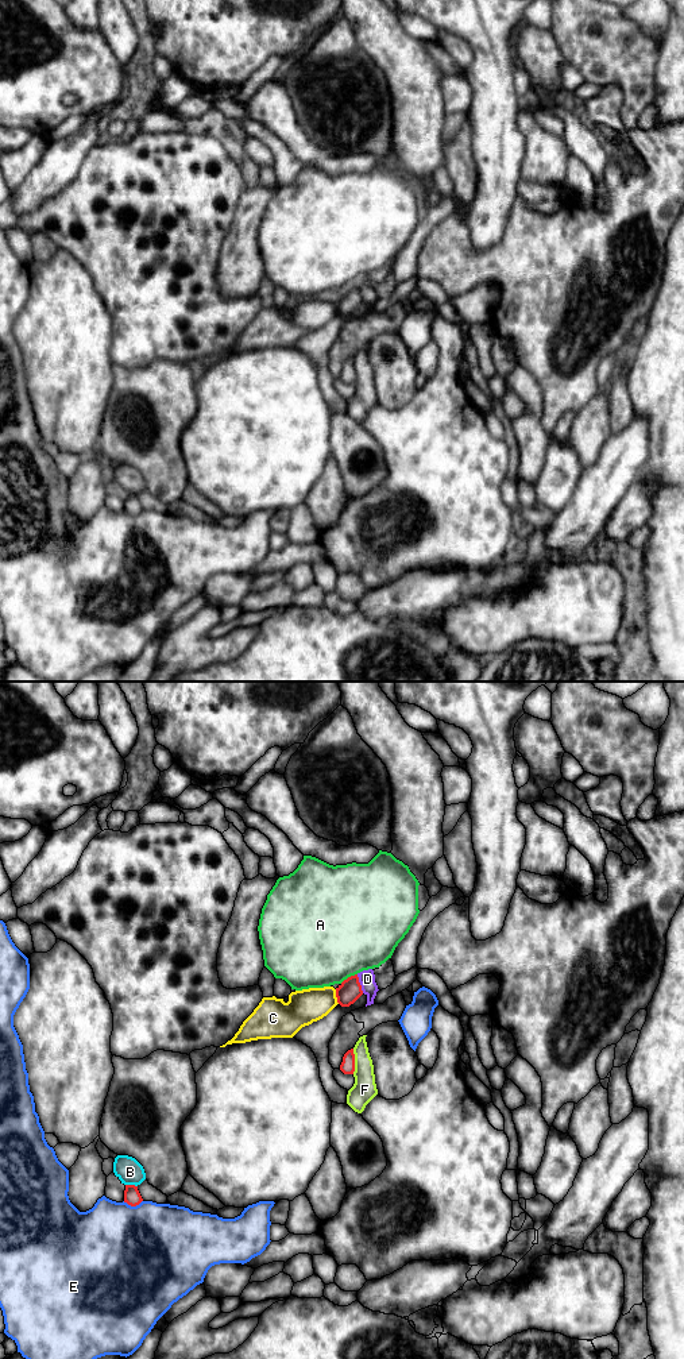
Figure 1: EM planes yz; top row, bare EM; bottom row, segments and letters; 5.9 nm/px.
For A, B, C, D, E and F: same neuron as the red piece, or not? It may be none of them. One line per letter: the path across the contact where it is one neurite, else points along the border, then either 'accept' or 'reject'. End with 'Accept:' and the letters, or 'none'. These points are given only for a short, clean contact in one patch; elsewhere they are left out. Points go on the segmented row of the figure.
A: reject
B: reject
C: reject
D: border yz (356, 975), (363, 992); reject
E: reject
F: border yz (352, 1049), (354, 1073); reject
Accept: none

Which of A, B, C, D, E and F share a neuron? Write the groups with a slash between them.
A / B / C / D F / E

